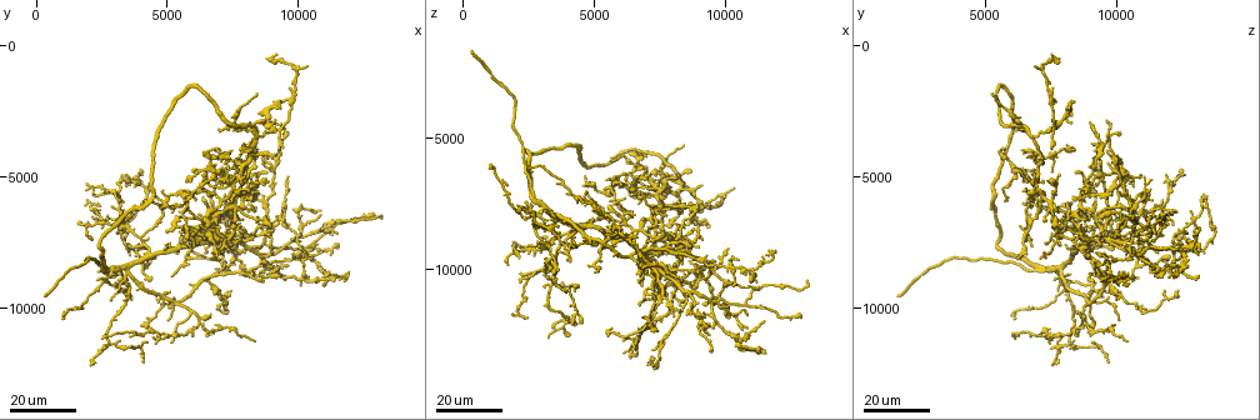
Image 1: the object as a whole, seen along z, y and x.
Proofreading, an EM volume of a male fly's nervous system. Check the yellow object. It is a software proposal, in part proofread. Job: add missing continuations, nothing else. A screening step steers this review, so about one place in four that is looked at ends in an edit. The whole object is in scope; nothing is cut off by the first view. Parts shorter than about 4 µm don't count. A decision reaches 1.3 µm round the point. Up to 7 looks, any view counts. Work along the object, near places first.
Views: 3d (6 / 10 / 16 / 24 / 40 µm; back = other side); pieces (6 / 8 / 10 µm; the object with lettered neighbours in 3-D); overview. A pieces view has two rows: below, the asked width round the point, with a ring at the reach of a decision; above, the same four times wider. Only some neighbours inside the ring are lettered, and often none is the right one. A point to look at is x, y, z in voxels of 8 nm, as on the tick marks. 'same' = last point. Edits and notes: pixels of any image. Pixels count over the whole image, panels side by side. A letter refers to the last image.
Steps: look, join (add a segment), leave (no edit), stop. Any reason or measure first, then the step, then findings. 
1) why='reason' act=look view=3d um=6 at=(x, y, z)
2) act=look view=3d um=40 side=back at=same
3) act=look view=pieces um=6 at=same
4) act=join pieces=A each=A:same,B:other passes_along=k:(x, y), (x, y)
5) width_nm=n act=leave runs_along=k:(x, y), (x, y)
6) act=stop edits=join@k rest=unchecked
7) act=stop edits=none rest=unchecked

why='end of a long branch' act=look view=3d um=16 at=(300, 9500, 1600)

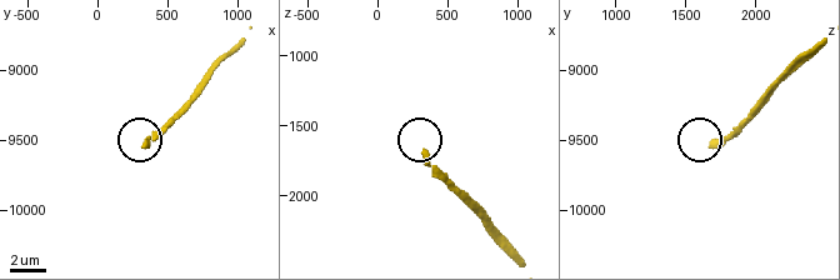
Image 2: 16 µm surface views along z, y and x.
act=look view=pieces um=10 at=(320, 9540, 1680)

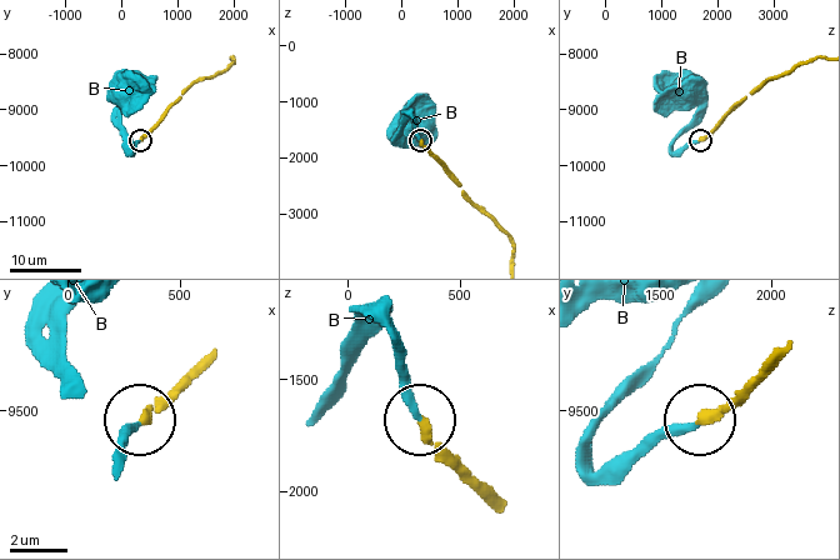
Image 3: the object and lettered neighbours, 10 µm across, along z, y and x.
width_nm=310 act=join pieces=B each=B:same passes_along=3:(203, 360), (121, 446) found='the neuron continues'

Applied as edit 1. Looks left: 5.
act=look view=overview

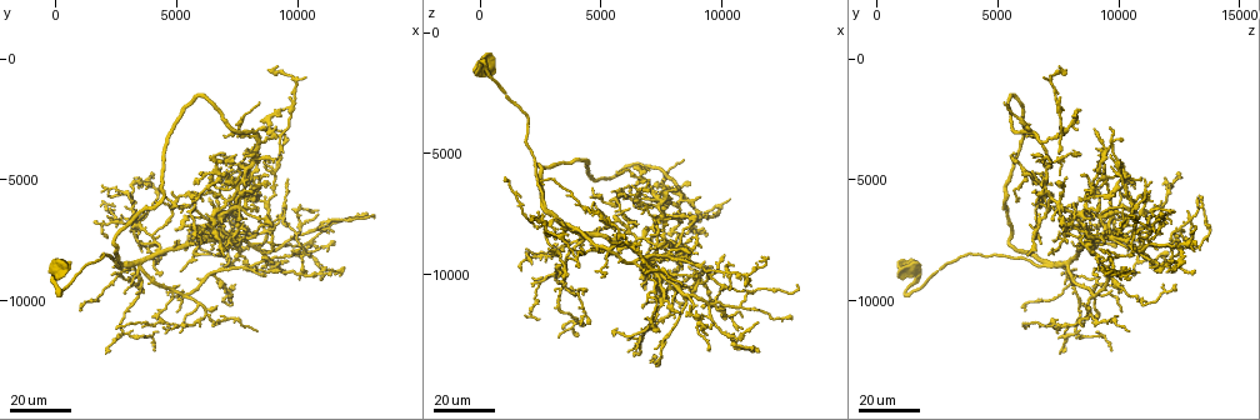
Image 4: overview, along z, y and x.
why='an open end' act=look view=3d um=16 at=(2700, 11600, 7500)

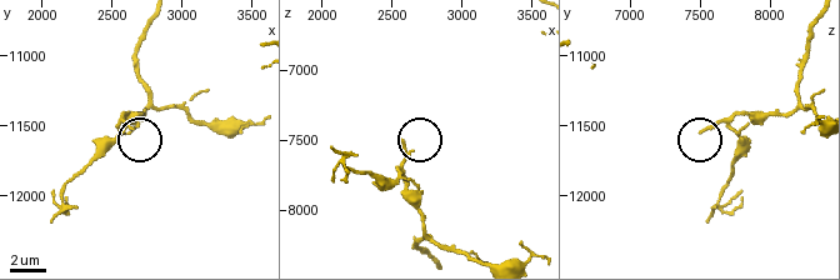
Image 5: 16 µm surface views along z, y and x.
act=look view=3d um=6 at=(2580, 11540, 7520)

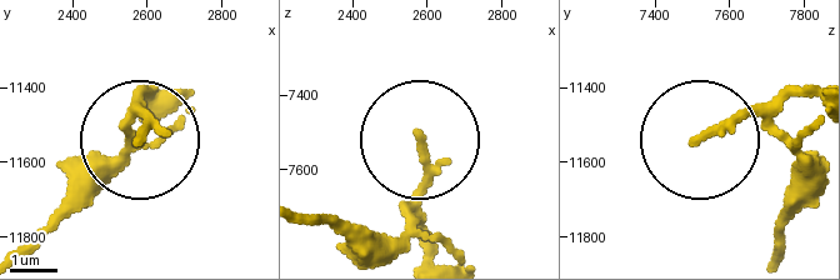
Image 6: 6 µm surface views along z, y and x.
act=look view=pieces um=10 at=(2590, 11530, 7530)

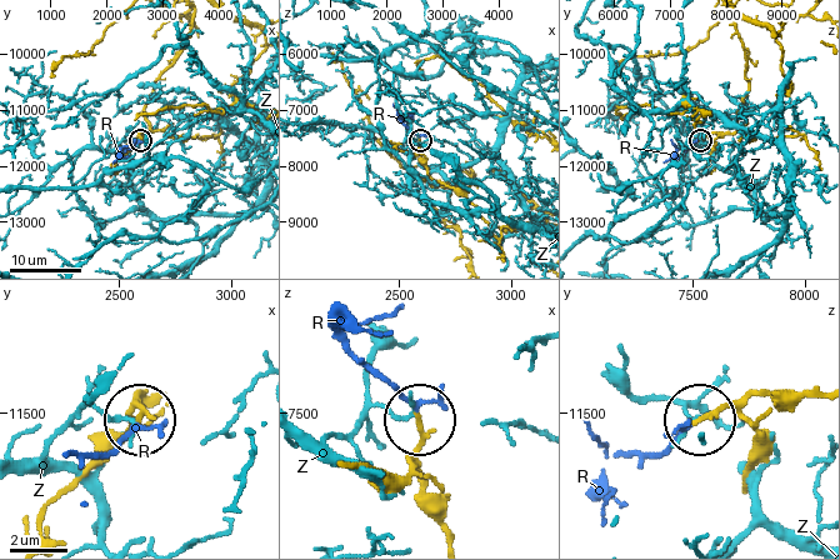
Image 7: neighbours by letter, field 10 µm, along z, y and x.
width_nm=150 act=join pieces=R each=R:same,Z:other passes_along=7:(149, 395), (139, 403), (136, 426), (118, 445), (81, 453) found='it goes on there'

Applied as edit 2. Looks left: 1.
act=stop edits=join@3,join@7 rest=unchecked

